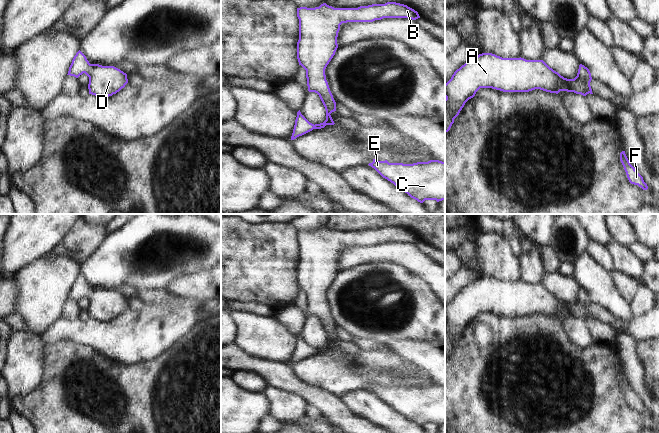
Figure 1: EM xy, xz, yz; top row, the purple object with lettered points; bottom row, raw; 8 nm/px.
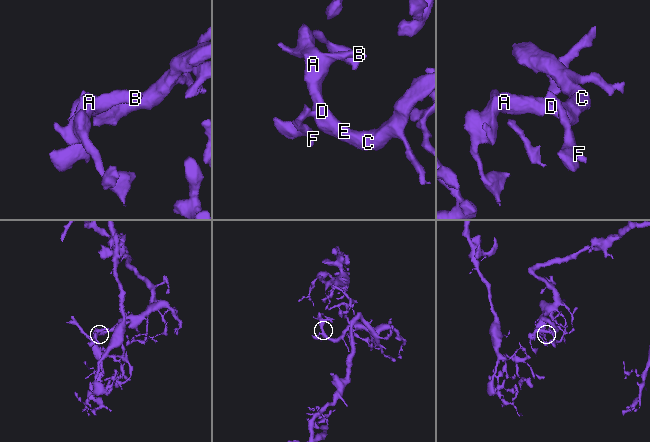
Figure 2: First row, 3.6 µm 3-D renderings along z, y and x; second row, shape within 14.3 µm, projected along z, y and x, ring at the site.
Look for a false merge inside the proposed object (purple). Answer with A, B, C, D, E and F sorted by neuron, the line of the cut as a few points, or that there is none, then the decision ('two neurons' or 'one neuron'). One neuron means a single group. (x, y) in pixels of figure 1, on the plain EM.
A B C D E F; no cut; one neuron

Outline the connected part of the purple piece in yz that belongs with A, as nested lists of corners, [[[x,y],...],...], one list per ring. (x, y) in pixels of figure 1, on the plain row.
[[[482,277],[469,284],[452,299],[445,308],[445,357],[448,356],[465,327],[473,322],[480,312],[492,312],[503,316],[529,316],[540,313],[558,318],[560,315],[574,316],[586,320],[593,318],[590,310],[591,297],[580,288],[577,300],[567,303],[550,292],[543,284],[524,282],[502,282],[492,277]]]

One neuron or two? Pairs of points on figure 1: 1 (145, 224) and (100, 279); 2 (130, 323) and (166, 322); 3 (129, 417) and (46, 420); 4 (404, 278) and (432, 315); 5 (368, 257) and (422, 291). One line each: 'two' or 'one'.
1: one
2: one
3: one
4: one
5: two

